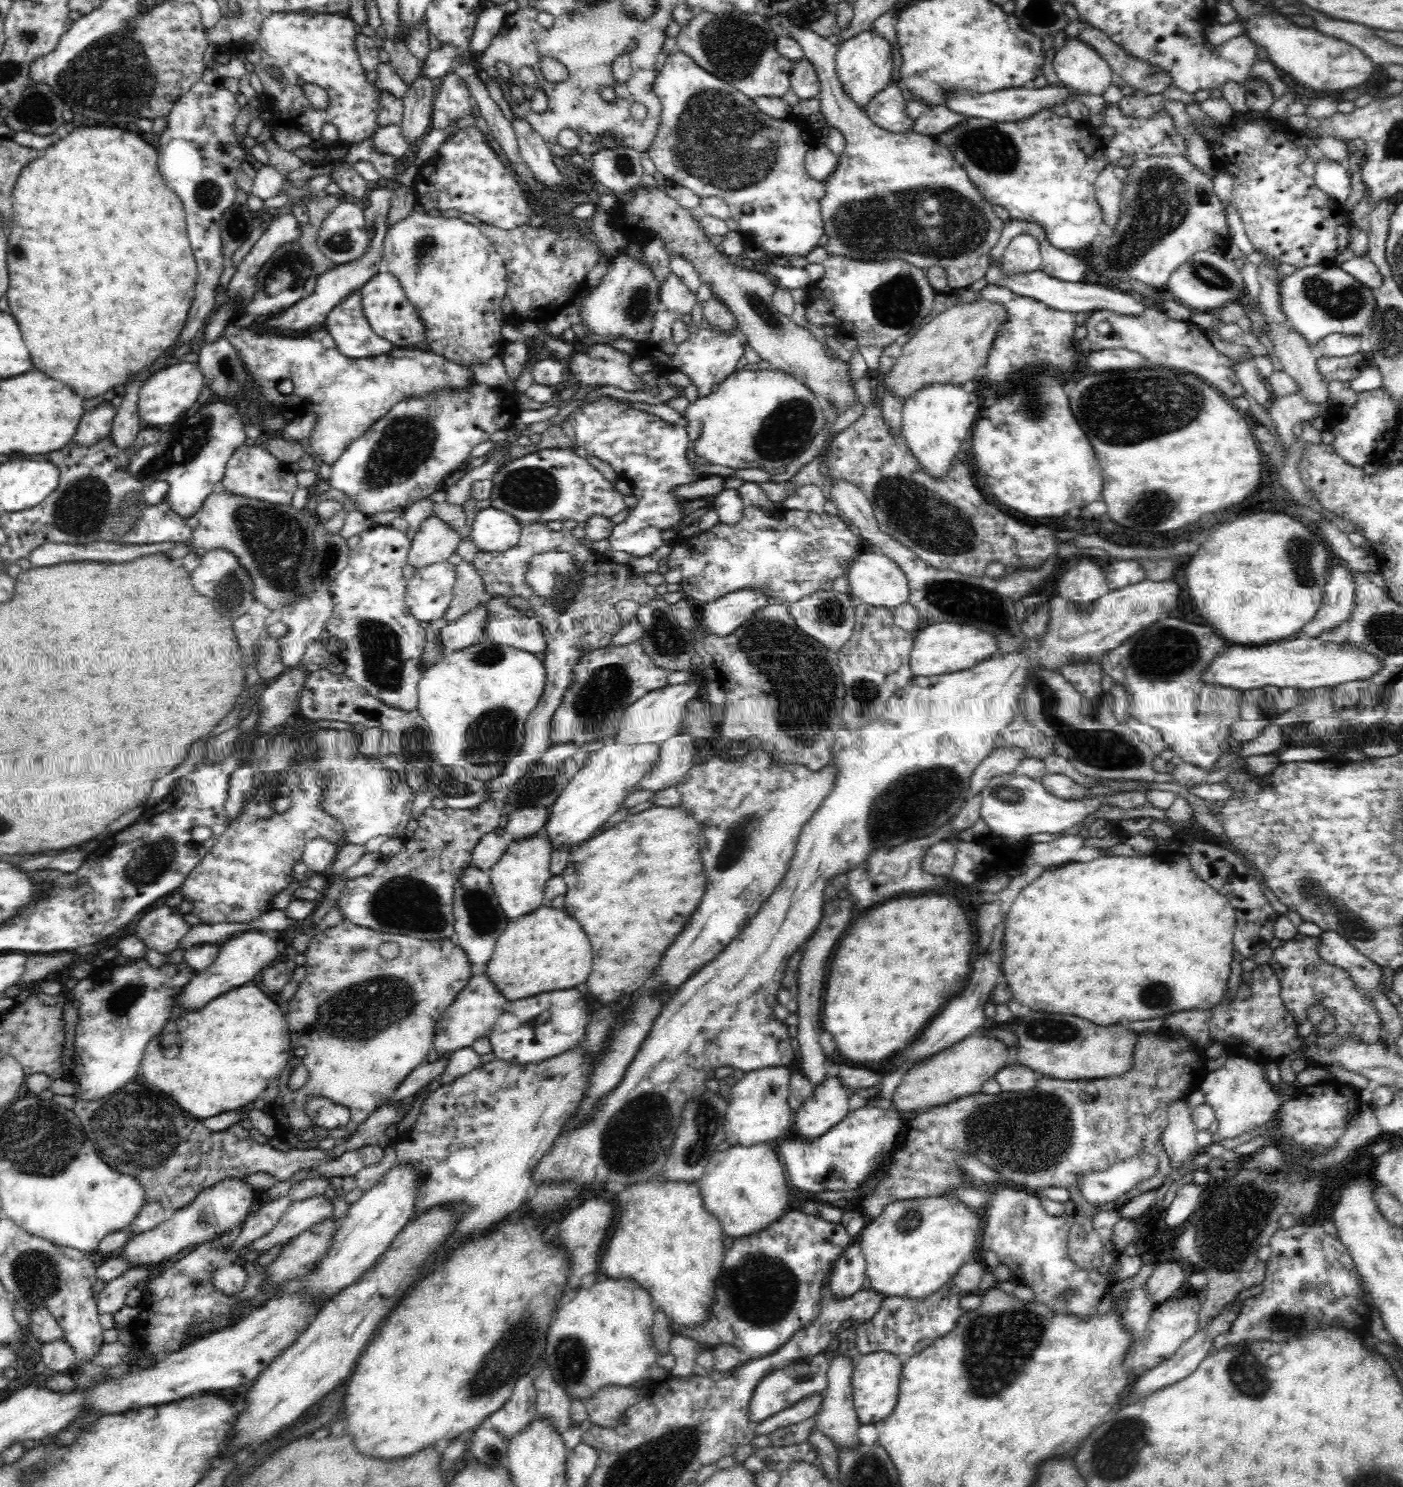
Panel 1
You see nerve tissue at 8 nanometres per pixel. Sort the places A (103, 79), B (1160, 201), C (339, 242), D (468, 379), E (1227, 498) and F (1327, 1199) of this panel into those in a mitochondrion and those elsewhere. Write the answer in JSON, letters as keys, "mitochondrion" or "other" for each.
{"A":"mitochondrion","B":"mitochondrion","C":"mitochondrion","D":"other","E":"other","F":"other"}

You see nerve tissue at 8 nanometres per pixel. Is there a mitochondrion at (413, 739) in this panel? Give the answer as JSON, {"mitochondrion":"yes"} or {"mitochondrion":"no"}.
{"mitochondrion":"yes"}

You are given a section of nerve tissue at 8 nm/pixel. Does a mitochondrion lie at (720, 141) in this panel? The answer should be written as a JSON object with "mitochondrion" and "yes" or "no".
{"mitochondrion":"yes"}

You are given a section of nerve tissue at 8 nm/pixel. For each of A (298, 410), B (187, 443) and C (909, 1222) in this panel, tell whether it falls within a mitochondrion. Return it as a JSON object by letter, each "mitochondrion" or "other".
{"A":"other","B":"mitochondrion","C":"mitochondrion"}

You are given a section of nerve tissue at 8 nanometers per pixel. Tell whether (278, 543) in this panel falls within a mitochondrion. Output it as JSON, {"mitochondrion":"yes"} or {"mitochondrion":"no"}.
{"mitochondrion":"yes"}

